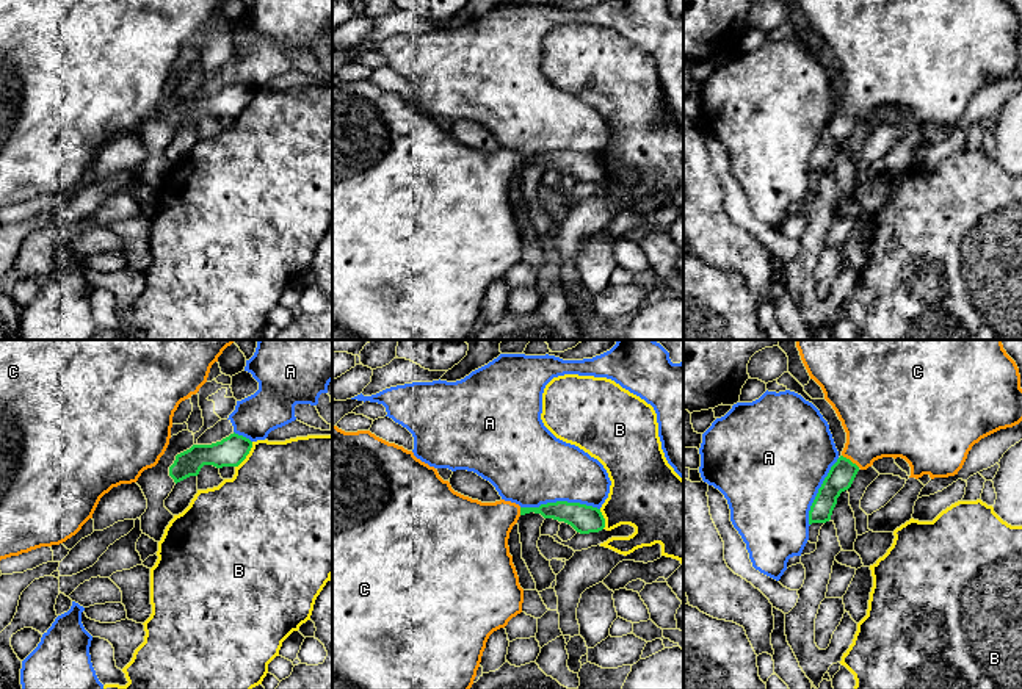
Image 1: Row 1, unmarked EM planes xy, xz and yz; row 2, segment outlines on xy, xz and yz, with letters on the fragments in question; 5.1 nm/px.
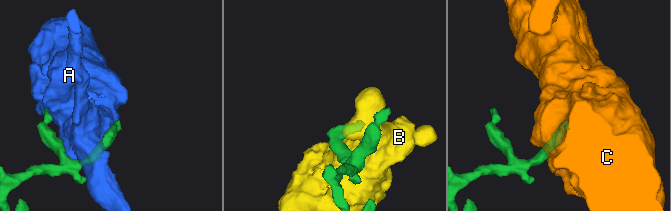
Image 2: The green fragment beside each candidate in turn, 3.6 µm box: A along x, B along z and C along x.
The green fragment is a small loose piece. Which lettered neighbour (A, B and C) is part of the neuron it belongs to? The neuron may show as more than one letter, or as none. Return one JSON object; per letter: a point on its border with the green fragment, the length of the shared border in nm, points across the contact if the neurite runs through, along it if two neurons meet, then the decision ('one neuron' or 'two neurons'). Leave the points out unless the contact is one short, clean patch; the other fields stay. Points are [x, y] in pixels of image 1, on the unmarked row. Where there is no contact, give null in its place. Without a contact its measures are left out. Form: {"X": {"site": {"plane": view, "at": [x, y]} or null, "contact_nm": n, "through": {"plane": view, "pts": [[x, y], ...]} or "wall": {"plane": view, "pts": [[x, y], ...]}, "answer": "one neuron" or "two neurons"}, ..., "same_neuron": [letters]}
{"A": {"site": {"plane": "xz", "at": [560, 151]}, "contact_nm": 400, "answer": "two neurons"}, "B": {"site": {"plane": "xy", "at": [248, 102]}, "contact_nm": 160, "wall": {"plane": "xy", "pts": [[253, 91], [248, 104], [235, 116]]}, "answer": "two neurons"}, "C": {"site": {"plane": "yz", "at": [850, 110]}, "contact_nm": 120, "through": {"plane": "yz", "pts": [[840, 126], [850, 110], [862, 97], [878, 71]]}, "answer": "one neuron"}, "same_neuron": ["C"]}

